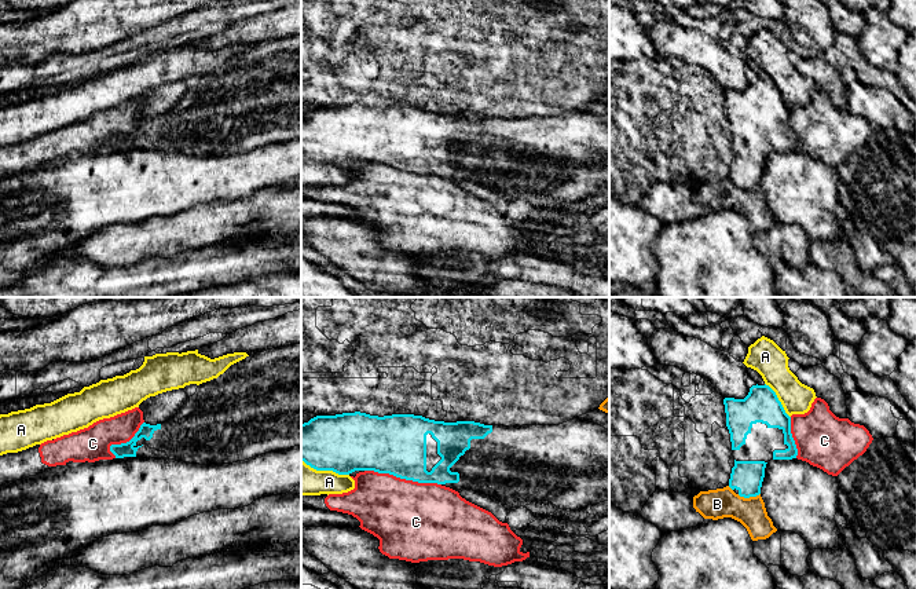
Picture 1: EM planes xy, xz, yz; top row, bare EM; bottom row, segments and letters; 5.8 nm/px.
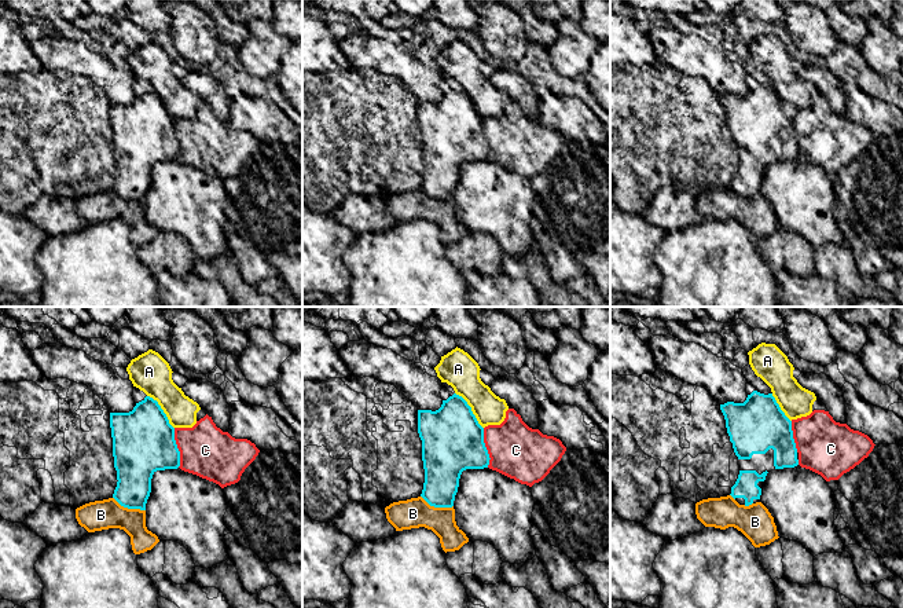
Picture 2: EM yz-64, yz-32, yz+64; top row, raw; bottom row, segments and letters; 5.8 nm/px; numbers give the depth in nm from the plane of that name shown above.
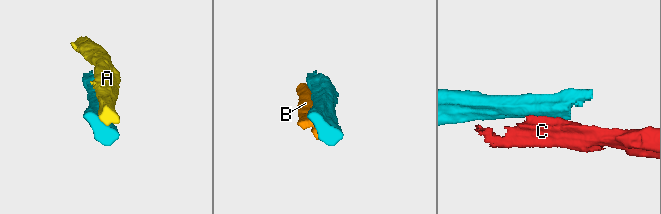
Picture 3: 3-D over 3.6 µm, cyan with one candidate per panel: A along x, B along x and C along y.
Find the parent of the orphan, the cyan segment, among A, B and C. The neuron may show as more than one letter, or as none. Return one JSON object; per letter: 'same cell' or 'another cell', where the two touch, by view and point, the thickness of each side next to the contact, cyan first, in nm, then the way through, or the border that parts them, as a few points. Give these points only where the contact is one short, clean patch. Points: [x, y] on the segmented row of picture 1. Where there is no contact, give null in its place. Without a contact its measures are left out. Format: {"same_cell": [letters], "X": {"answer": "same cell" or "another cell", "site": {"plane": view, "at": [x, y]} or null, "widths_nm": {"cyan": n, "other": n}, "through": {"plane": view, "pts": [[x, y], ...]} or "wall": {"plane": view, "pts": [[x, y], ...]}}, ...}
{"same_cell": [], "A": {"answer": "another cell", "site": {"plane": "xz", "at": [325, 469]}, "widths_nm": {"cyan": 340, "other": 180}}, "B": {"answer": "another cell", "site": {"plane": "yz", "at": [748, 497]}, "widths_nm": {"cyan": 190, "other": 180}}, "C": {"answer": "another cell", "site": {"plane": "xz", "at": [403, 478]}, "widths_nm": {"cyan": 340, "other": 440}}}

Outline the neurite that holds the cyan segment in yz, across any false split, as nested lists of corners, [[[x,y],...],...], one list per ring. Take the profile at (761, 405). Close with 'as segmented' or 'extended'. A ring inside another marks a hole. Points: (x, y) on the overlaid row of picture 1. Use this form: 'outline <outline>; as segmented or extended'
outline [[[766,384],[752,385],[744,399],[725,398],[723,405],[734,457],[729,487],[740,497],[756,497],[766,464],[798,456],[791,417]]]; extended

